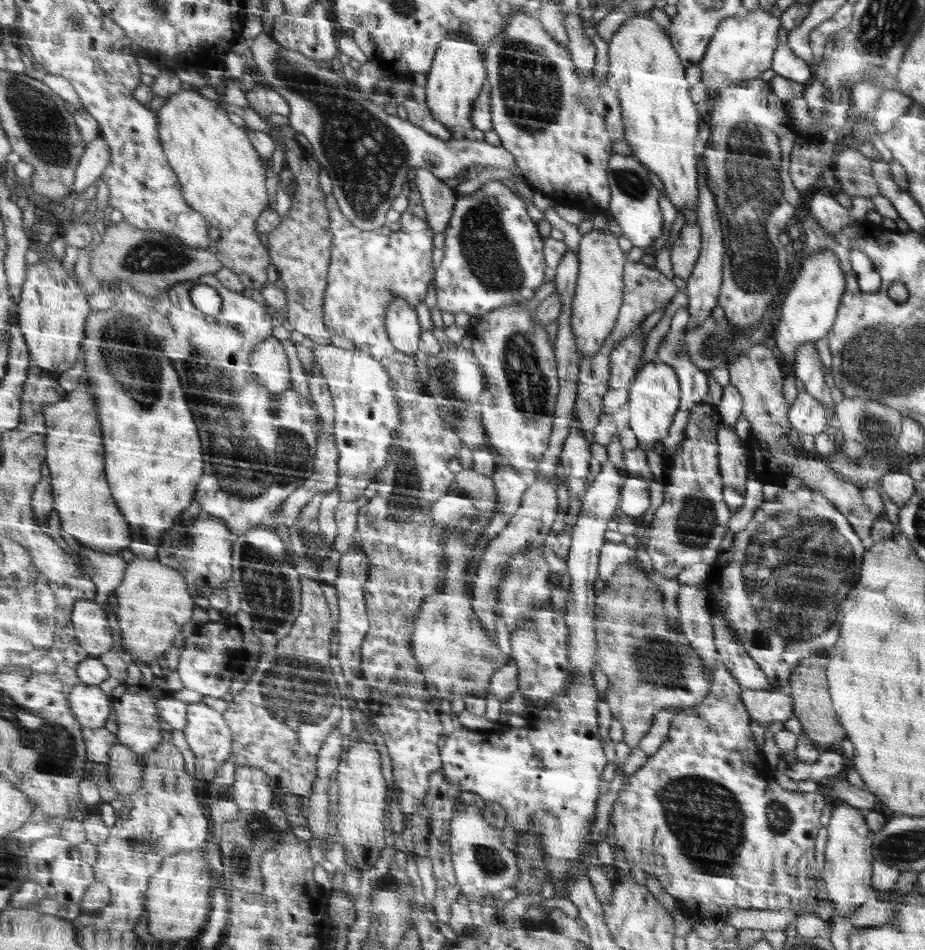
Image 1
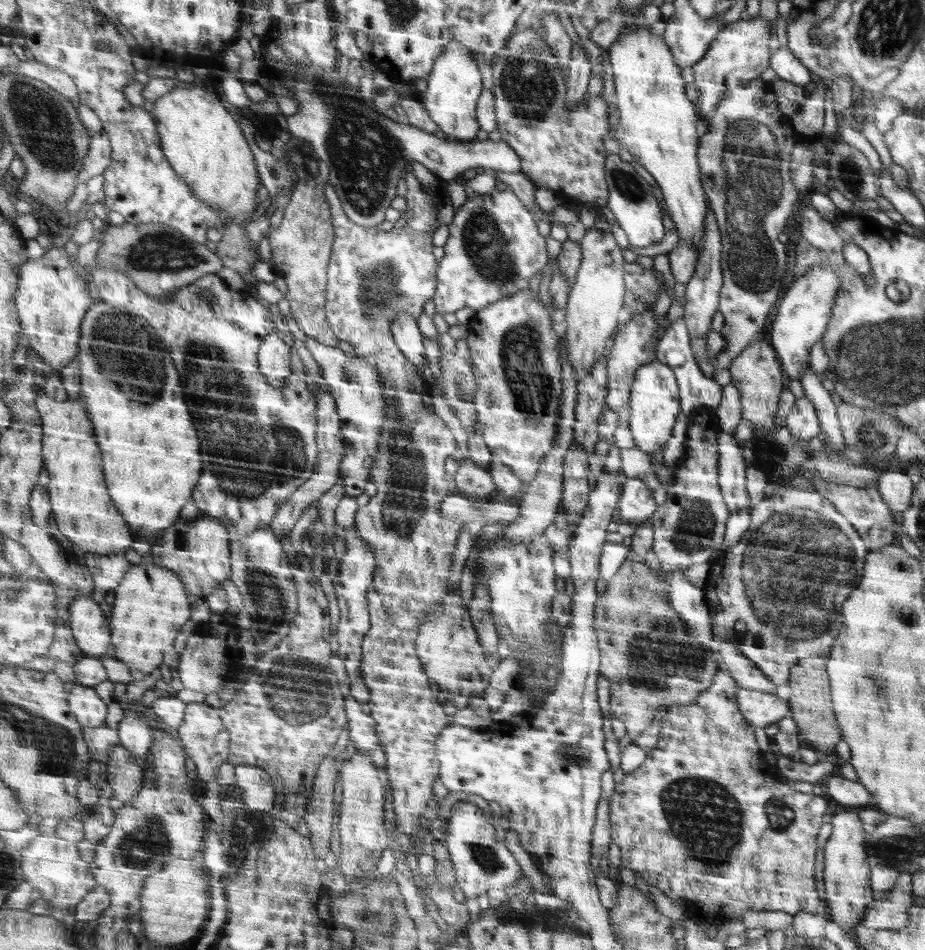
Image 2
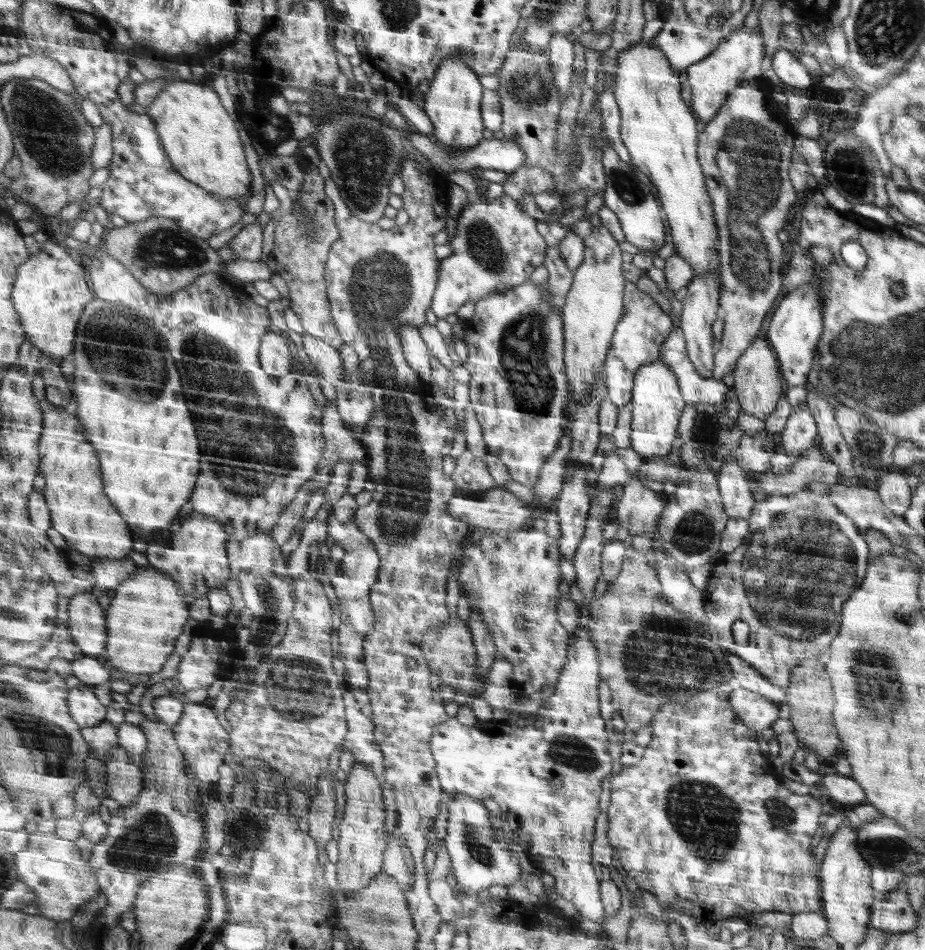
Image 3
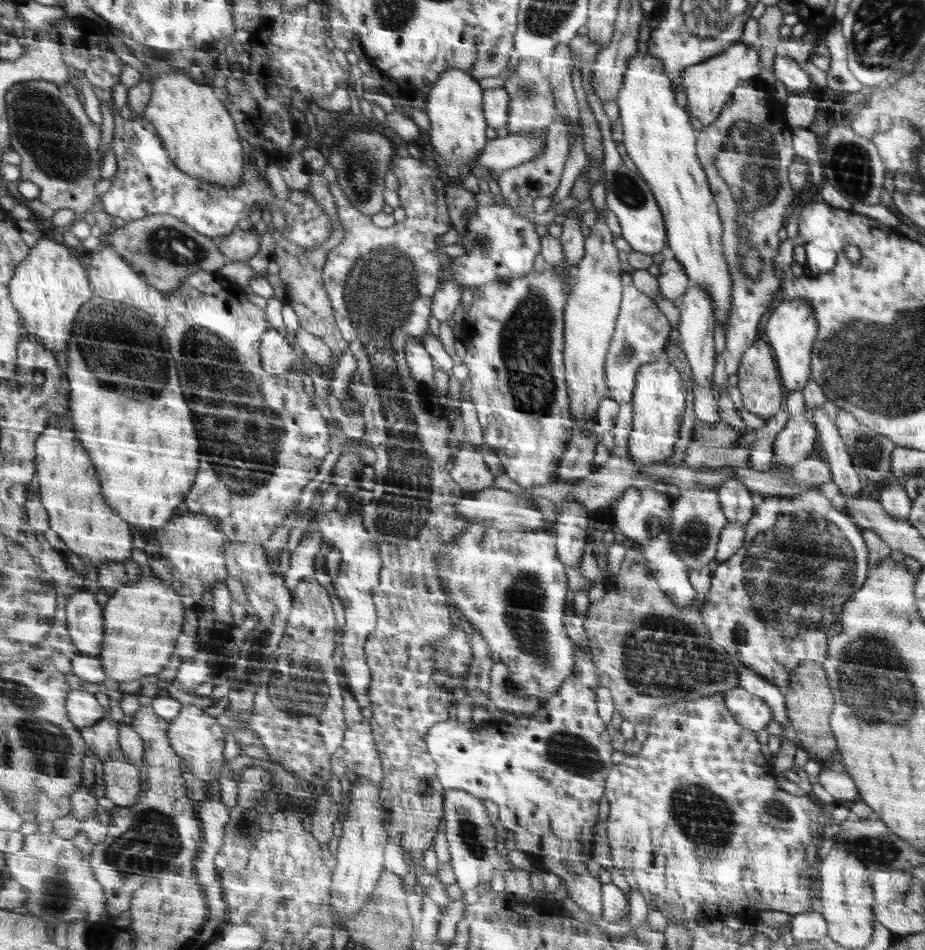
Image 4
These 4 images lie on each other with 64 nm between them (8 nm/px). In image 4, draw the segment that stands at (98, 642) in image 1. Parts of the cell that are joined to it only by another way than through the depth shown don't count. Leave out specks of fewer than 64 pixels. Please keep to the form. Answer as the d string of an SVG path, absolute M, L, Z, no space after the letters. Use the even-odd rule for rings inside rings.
M73 594L67 606L67 620L71 638L81 654L99 656L105 650L105 608L99 606L97 594Z

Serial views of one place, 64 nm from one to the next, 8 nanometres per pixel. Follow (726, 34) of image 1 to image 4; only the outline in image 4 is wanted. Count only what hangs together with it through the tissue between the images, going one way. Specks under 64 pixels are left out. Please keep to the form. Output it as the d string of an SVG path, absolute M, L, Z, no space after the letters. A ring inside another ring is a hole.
M739 38L725 52L715 54L713 58L707 58L705 62L699 62L697 66L687 68L681 76L681 82L685 86L685 96L687 96L687 112L693 118L697 118L703 126L717 122L717 116L721 114L721 110L733 96L733 90L737 90L737 86L741 82L759 80L759 74L761 74L759 60L761 60L761 56L759 56L757 44L753 46L753 44L745 42L743 38Z

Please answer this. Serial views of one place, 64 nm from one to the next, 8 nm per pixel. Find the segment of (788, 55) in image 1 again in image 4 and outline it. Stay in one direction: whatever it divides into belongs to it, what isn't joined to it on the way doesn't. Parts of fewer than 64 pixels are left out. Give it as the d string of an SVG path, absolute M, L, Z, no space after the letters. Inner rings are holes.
M779 54L775 56L775 62L773 62L773 76L775 80L779 80L787 94L803 94L807 90L813 88L813 78L807 76L797 62L793 62L791 58L787 58L787 54Z

